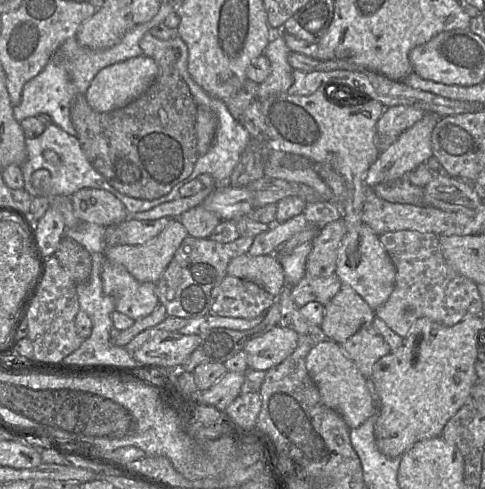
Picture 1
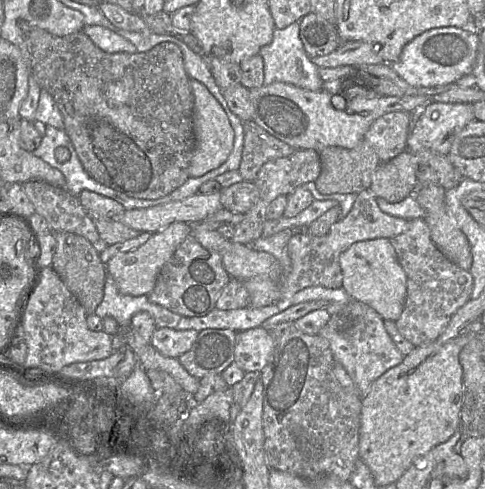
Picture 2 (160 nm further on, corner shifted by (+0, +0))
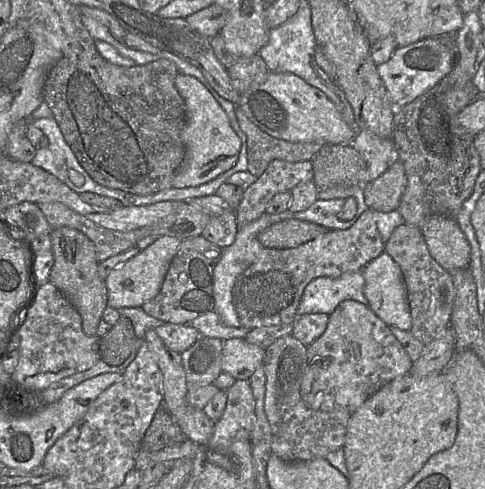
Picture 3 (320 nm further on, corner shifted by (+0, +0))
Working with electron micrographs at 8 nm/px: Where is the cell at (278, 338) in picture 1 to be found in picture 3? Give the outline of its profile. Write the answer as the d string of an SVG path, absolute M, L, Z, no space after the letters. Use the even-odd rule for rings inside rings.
M232 338L223 342L222 372L236 380L249 380L260 365L264 365L265 349L247 342L243 338Z

